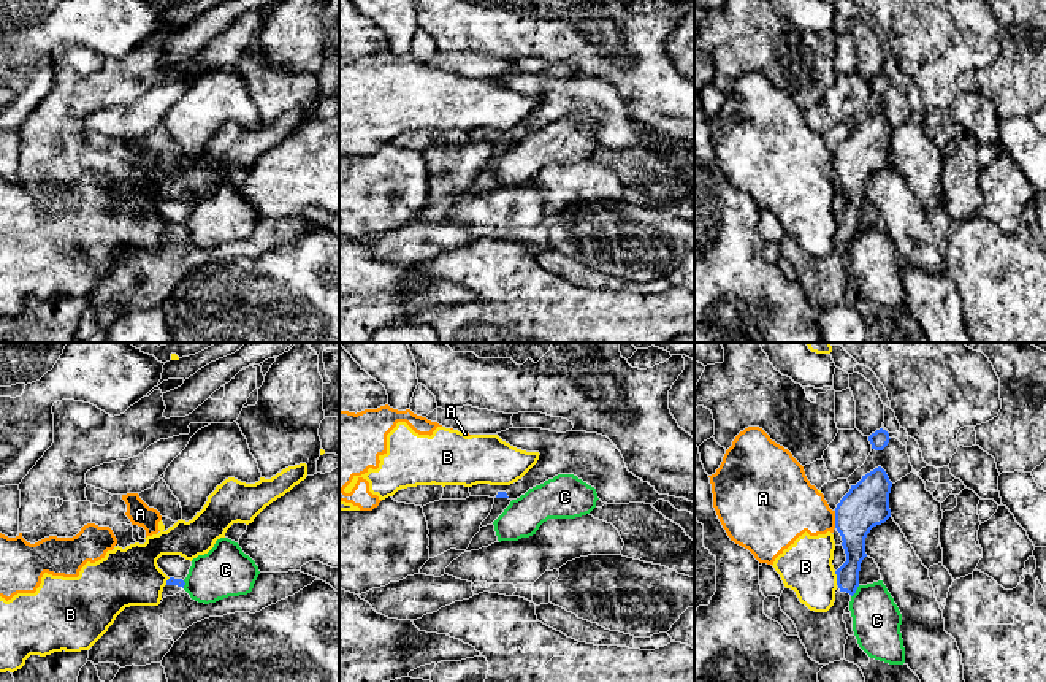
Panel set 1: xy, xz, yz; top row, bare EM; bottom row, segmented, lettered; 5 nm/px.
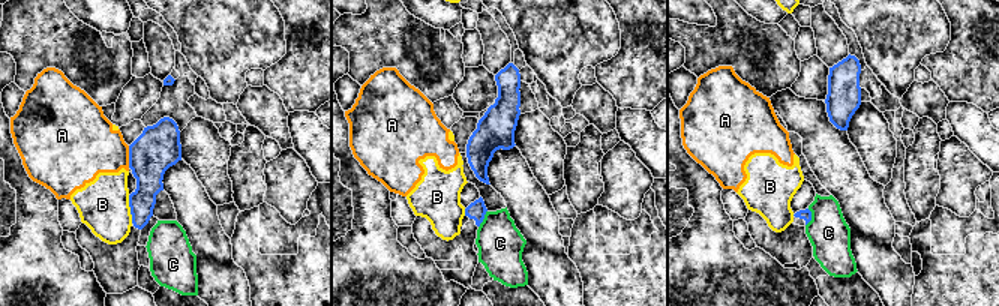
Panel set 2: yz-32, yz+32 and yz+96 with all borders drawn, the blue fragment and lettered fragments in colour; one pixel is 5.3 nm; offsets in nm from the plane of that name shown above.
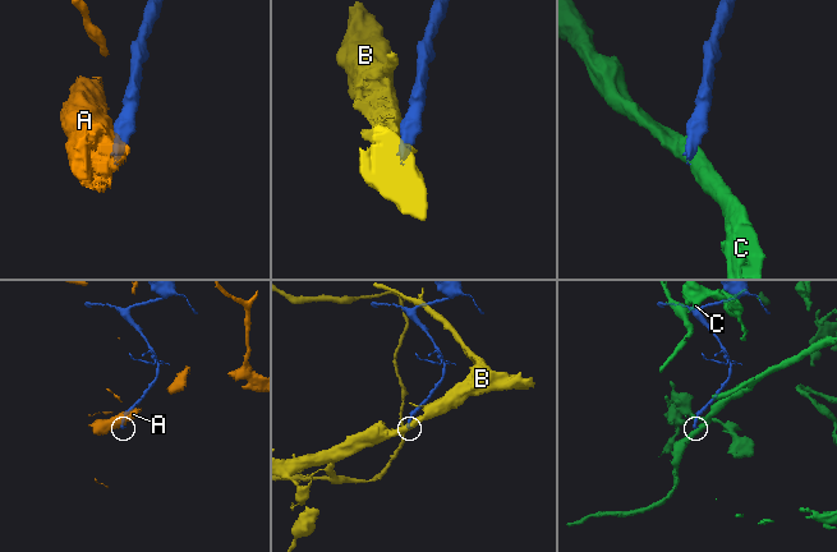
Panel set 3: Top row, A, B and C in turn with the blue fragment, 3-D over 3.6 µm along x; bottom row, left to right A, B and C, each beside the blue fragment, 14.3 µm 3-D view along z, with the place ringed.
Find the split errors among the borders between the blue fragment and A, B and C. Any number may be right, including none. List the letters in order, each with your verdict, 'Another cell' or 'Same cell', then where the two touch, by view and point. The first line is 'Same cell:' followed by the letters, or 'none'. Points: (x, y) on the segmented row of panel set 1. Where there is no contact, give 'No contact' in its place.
Same cell: none
A: Another cell. Touches blue at yz (836, 519)
B: Another cell. Touches blue at yz (837, 578)
C: Another cell. Touches blue at yz (855, 592)

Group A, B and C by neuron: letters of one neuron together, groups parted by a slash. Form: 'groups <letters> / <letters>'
groups A B / C

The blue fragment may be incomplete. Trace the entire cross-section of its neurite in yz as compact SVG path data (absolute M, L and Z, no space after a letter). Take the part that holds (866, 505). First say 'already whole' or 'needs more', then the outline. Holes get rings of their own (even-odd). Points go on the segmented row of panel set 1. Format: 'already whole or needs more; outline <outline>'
needs more; outline M878 466L851 485L837 504L835 528L842 536L846 561L835 571L840 590L827 612L810 611L791 588L784 587L780 596L781 611L794 622L808 657L819 665L845 658L849 634L843 614L859 587L861 563L867 557L865 538L873 527L891 517L891 487L886 471Z

